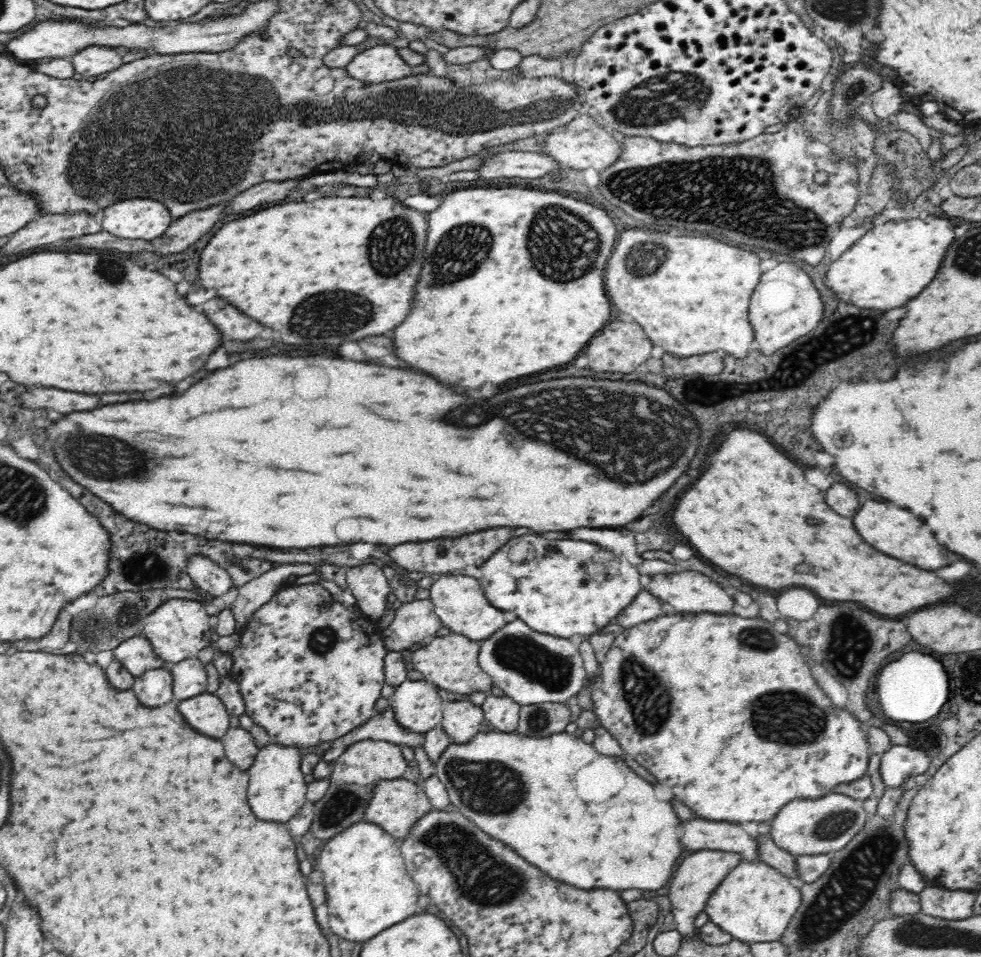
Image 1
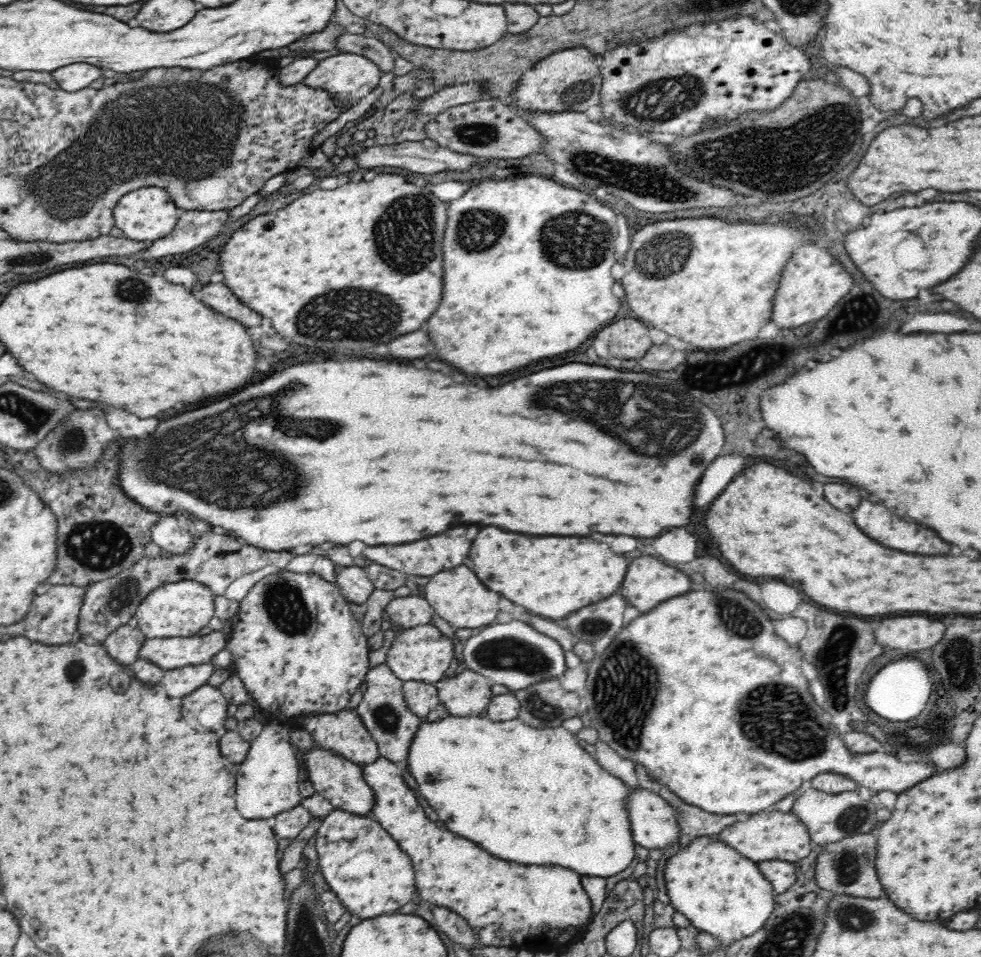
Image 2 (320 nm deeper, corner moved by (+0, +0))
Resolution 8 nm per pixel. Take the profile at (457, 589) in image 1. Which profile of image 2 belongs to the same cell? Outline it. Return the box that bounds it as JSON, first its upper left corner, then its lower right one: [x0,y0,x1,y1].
[425,568,498,628]

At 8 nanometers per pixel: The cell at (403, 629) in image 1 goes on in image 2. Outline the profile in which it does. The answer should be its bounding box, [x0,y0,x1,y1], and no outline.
[385,595,434,629]

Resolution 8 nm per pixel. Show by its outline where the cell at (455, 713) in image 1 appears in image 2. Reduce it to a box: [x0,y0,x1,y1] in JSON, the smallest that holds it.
[436,669,492,716]

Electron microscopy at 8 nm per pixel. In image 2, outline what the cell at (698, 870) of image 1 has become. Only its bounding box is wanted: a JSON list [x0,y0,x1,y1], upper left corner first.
[717,809,815,863]

